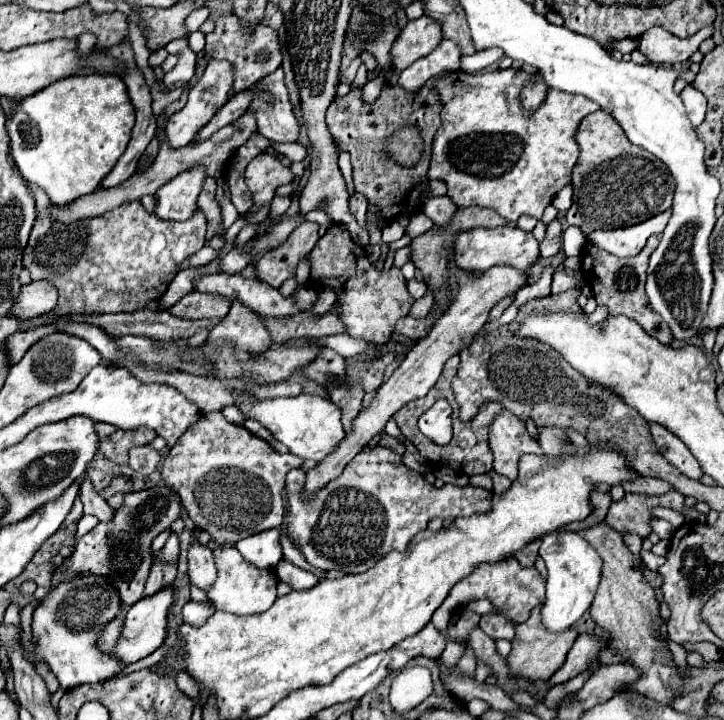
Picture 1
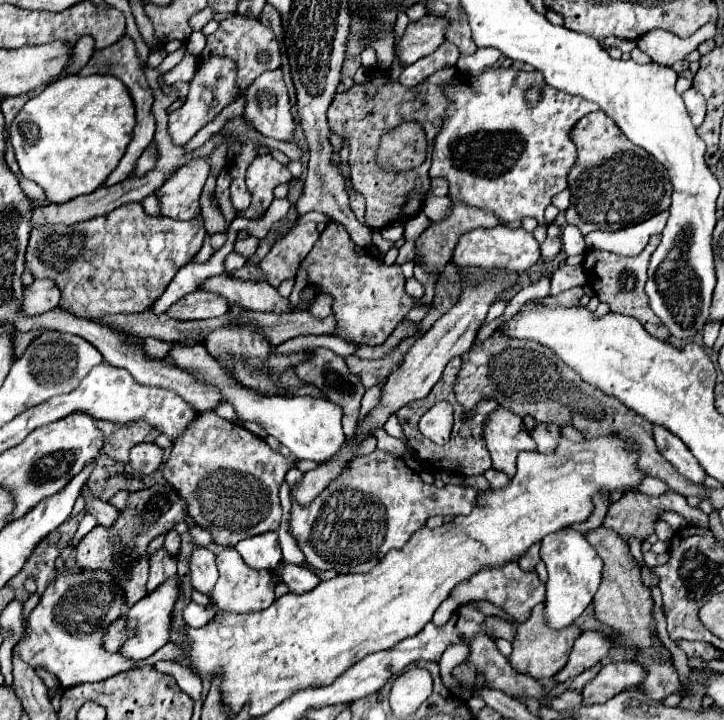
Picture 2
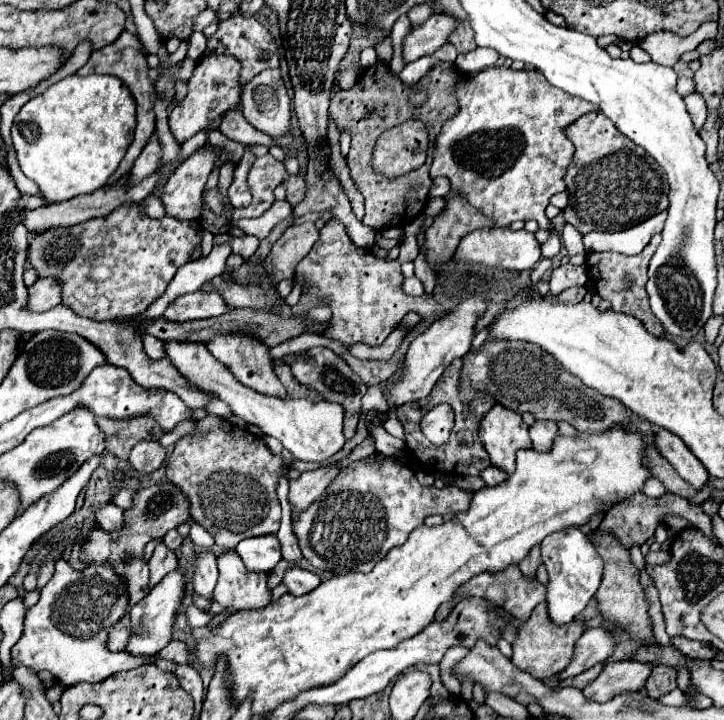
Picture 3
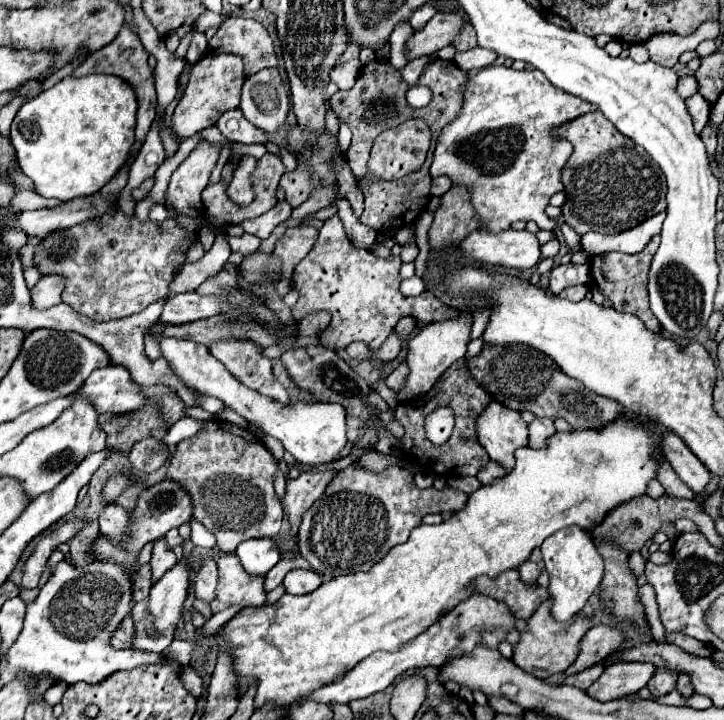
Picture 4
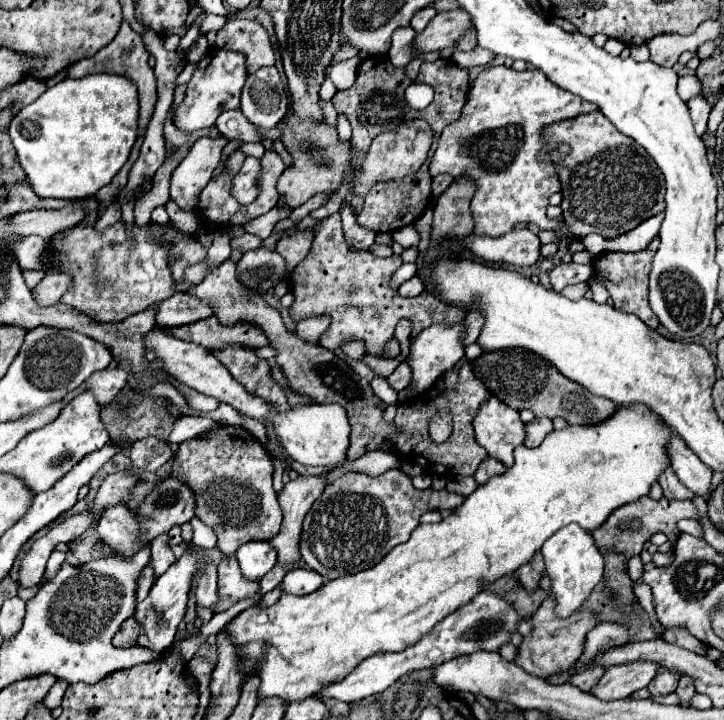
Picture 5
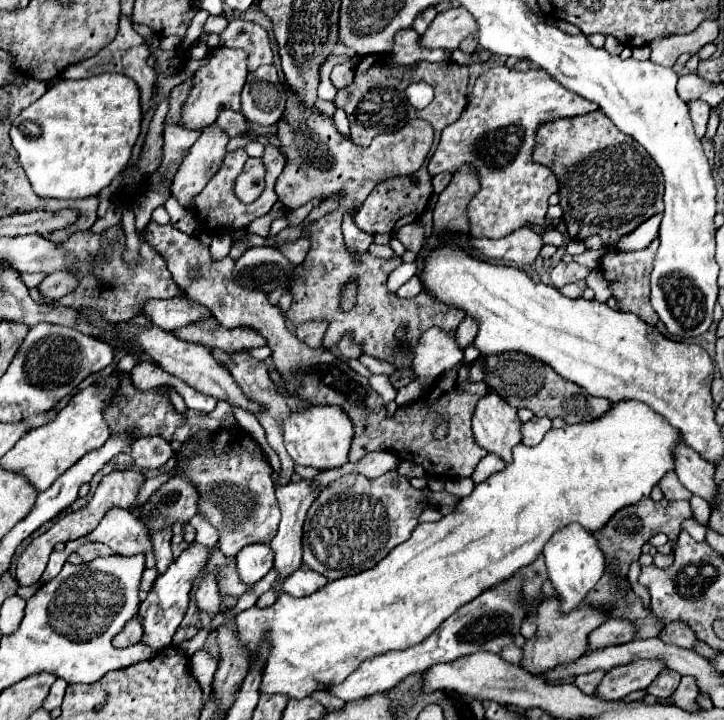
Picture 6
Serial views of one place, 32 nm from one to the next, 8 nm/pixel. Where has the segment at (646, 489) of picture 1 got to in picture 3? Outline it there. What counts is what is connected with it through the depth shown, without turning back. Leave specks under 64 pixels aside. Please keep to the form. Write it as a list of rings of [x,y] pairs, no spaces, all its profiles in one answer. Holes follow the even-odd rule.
[[[648,478],[648,480],[644,482],[642,492],[646,494],[646,496],[662,496],[662,494],[666,493],[666,488],[664,488],[664,484],[662,484],[660,480],[656,480],[656,478]]]

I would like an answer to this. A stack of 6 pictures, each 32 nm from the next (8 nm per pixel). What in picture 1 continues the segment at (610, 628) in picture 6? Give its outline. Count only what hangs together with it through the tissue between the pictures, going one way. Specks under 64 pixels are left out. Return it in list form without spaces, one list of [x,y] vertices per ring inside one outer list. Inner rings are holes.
[[[584,634],[578,636],[566,656],[566,662],[558,668],[556,674],[550,676],[548,684],[556,686],[556,684],[562,684],[562,682],[578,676],[580,672],[584,672],[588,668],[588,662],[600,656],[600,646],[602,644],[592,636],[584,636]]]

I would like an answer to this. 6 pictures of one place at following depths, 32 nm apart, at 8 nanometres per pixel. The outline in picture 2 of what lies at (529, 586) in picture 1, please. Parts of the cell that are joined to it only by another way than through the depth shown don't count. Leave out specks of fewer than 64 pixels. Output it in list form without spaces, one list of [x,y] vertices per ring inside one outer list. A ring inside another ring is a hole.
[[[508,562],[508,564],[498,566],[498,568],[482,568],[480,572],[476,572],[474,576],[470,576],[468,580],[464,580],[460,586],[456,586],[452,590],[452,594],[446,598],[446,602],[434,612],[432,622],[438,624],[438,626],[444,626],[450,619],[450,614],[460,604],[468,604],[468,602],[474,602],[474,600],[488,600],[494,606],[502,608],[512,620],[524,622],[524,620],[528,620],[530,610],[536,604],[542,604],[544,602],[544,582],[540,582],[540,578],[538,578],[536,572],[532,576],[532,572],[522,570],[518,566],[518,562]],[[466,644],[449,645],[438,663],[442,682],[452,693],[459,694],[458,681],[452,675],[452,671],[468,656],[469,652],[470,648]]]

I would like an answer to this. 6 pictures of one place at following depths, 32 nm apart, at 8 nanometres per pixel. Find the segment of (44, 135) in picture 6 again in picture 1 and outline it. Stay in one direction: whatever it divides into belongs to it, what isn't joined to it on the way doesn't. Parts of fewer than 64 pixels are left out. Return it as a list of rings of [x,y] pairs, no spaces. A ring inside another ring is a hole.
[[[80,74],[44,88],[32,98],[24,98],[14,104],[14,112],[6,118],[6,130],[10,134],[12,158],[20,174],[40,186],[52,204],[64,206],[80,196],[92,194],[104,176],[114,168],[122,152],[130,142],[130,132],[134,128],[134,108],[130,106],[126,84],[118,76],[100,74]]]

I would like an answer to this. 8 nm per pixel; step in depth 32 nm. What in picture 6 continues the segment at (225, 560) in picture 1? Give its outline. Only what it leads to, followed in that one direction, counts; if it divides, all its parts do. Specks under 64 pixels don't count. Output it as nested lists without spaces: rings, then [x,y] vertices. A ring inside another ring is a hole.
[[[230,562],[222,568],[218,568],[218,588],[220,588],[222,596],[236,596],[236,598],[240,598],[248,590],[252,590],[250,584],[244,584],[240,580],[238,570],[236,570],[236,562]]]

